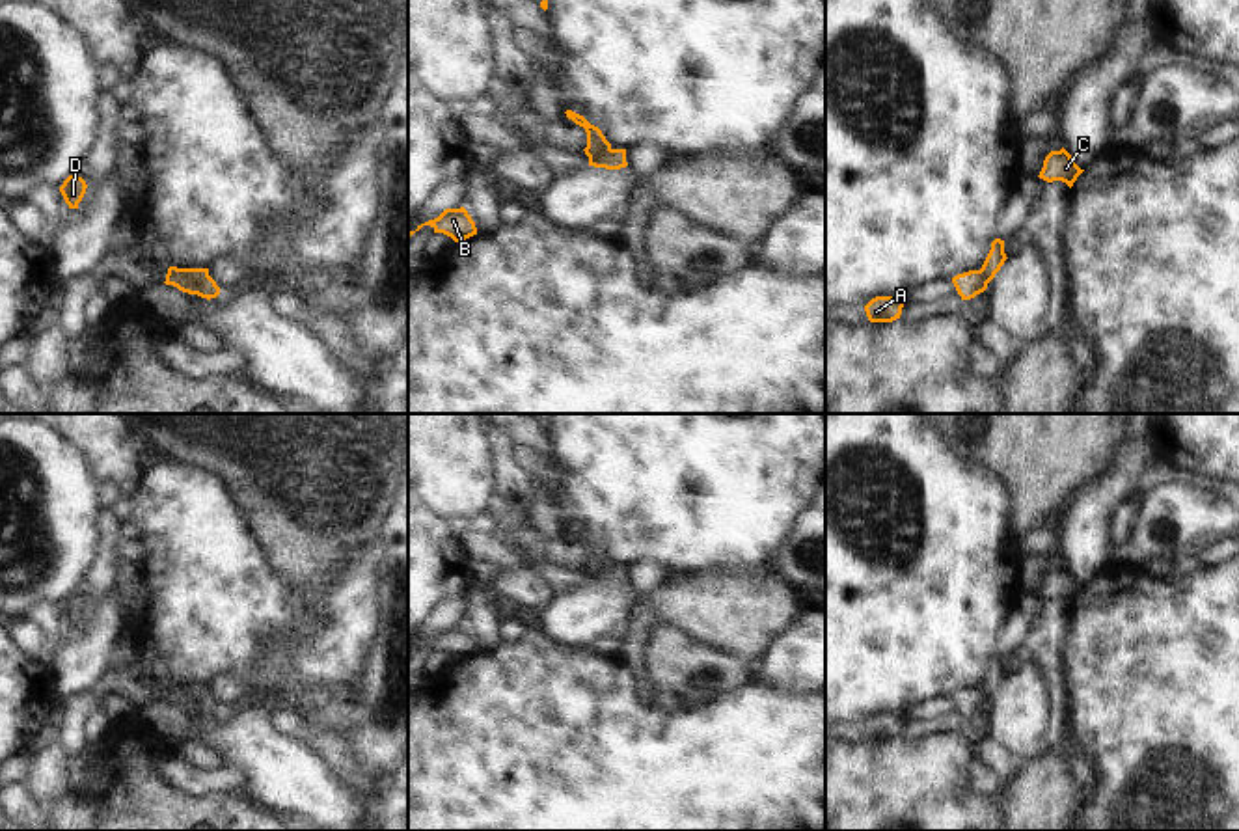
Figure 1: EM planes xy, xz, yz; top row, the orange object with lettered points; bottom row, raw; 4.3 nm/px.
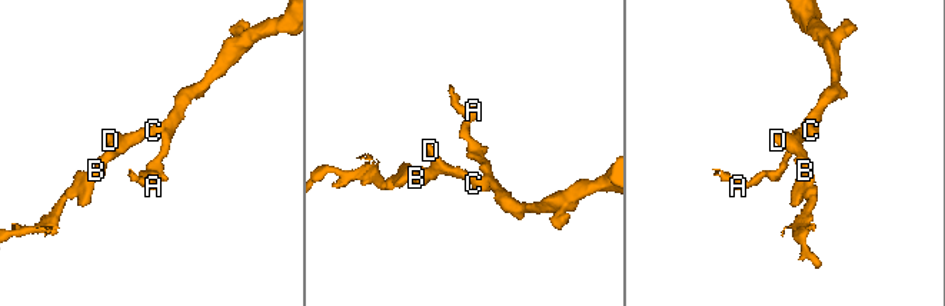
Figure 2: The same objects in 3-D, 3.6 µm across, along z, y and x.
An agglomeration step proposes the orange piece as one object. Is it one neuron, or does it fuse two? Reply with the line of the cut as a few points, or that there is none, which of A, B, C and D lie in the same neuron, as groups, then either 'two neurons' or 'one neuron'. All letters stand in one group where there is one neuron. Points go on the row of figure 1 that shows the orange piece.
cut xy (179, 269), (189, 276), (194, 293); groups A / B C D; two neurons

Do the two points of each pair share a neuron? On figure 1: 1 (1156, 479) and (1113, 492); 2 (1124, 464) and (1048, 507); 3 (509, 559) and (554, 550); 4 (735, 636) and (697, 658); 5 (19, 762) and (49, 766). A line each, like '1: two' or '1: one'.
1: two
2: two
3: two
4: two
5: two

